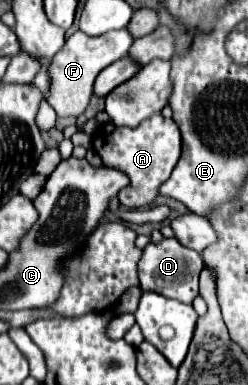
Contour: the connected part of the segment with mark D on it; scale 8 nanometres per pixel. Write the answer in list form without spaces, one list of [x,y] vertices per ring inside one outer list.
[[[164,238],[158,244],[150,242],[144,248],[144,258],[140,258],[140,288],[148,292],[160,292],[162,296],[180,300],[184,304],[192,304],[198,294],[198,274],[202,272],[202,268],[202,256],[194,250],[184,248],[176,238]]]

